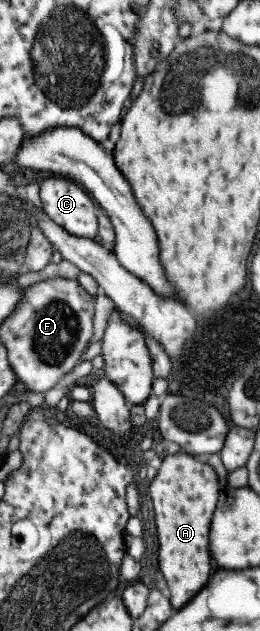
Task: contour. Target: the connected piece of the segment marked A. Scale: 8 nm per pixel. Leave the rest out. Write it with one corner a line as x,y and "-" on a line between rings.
183,452
164,456
156,473
148,489
157,525
159,569
167,581
169,603
177,610
209,579
211,557
207,545
207,529
217,503
217,481
215,471
203,458
185,455

